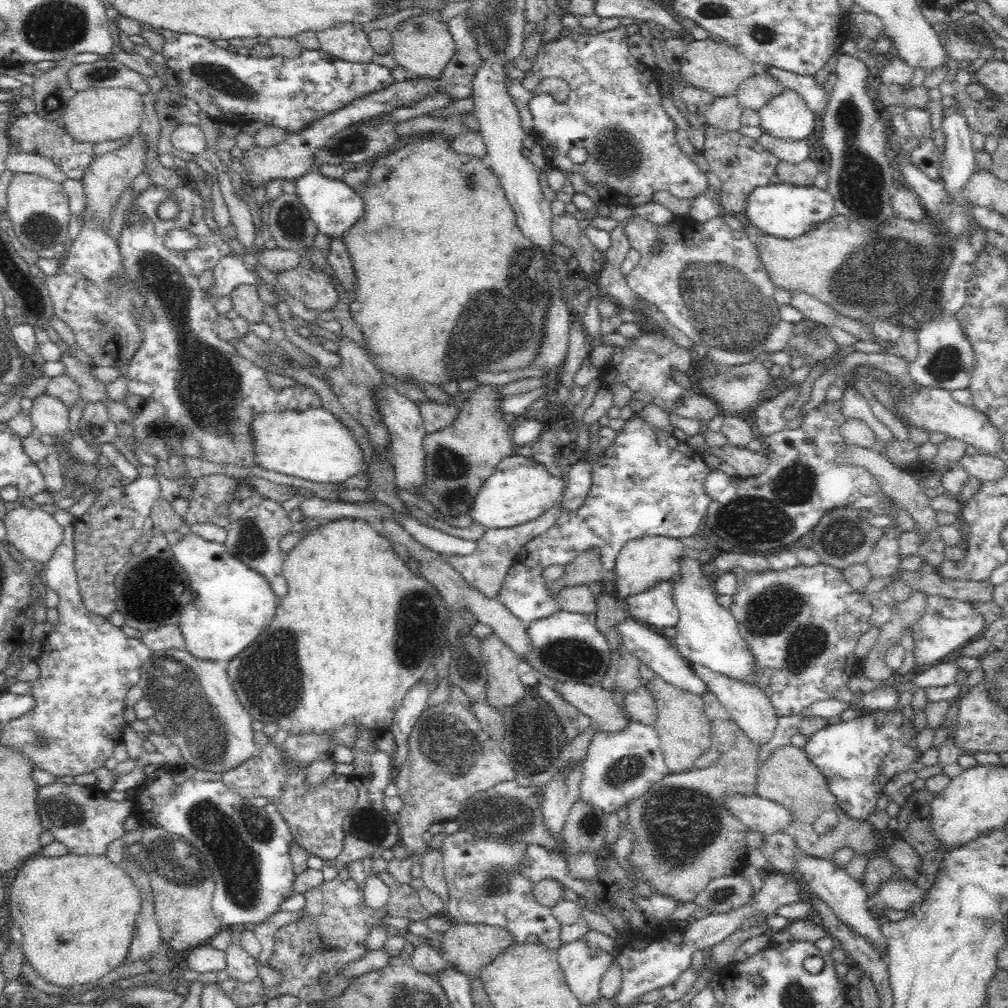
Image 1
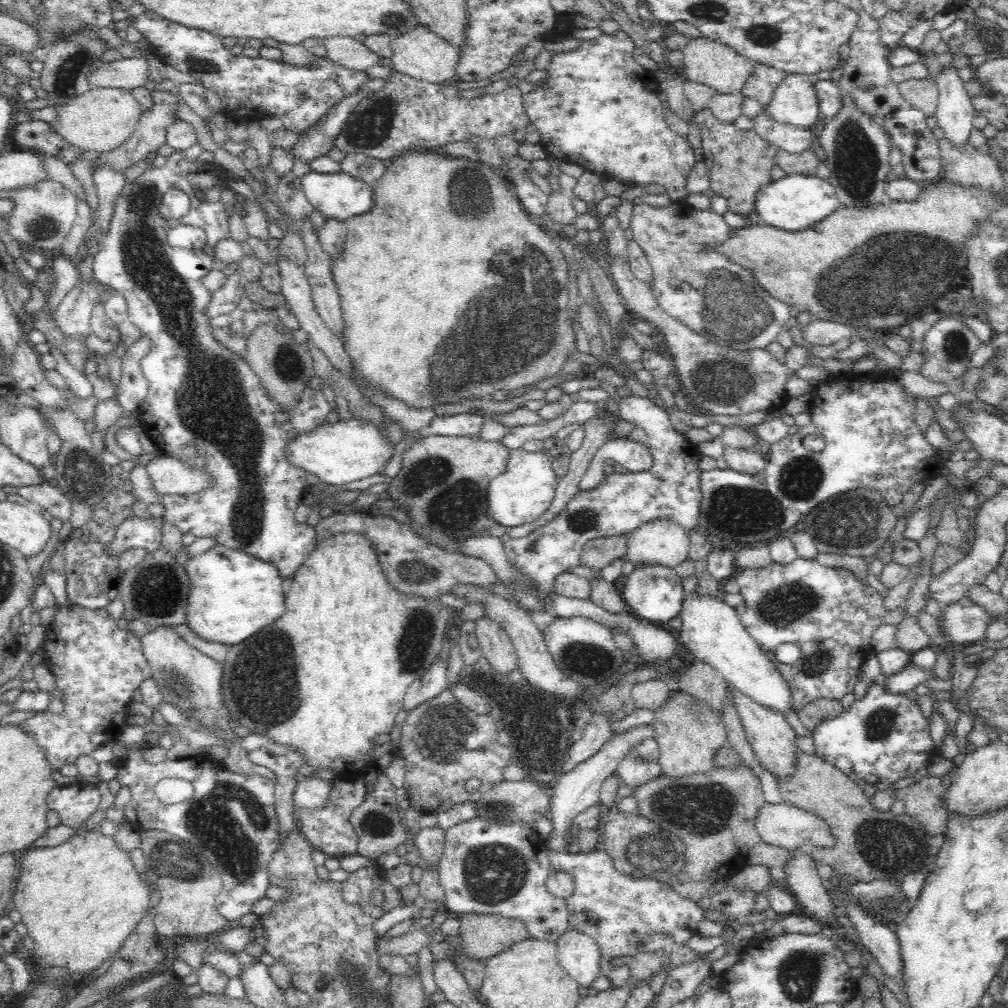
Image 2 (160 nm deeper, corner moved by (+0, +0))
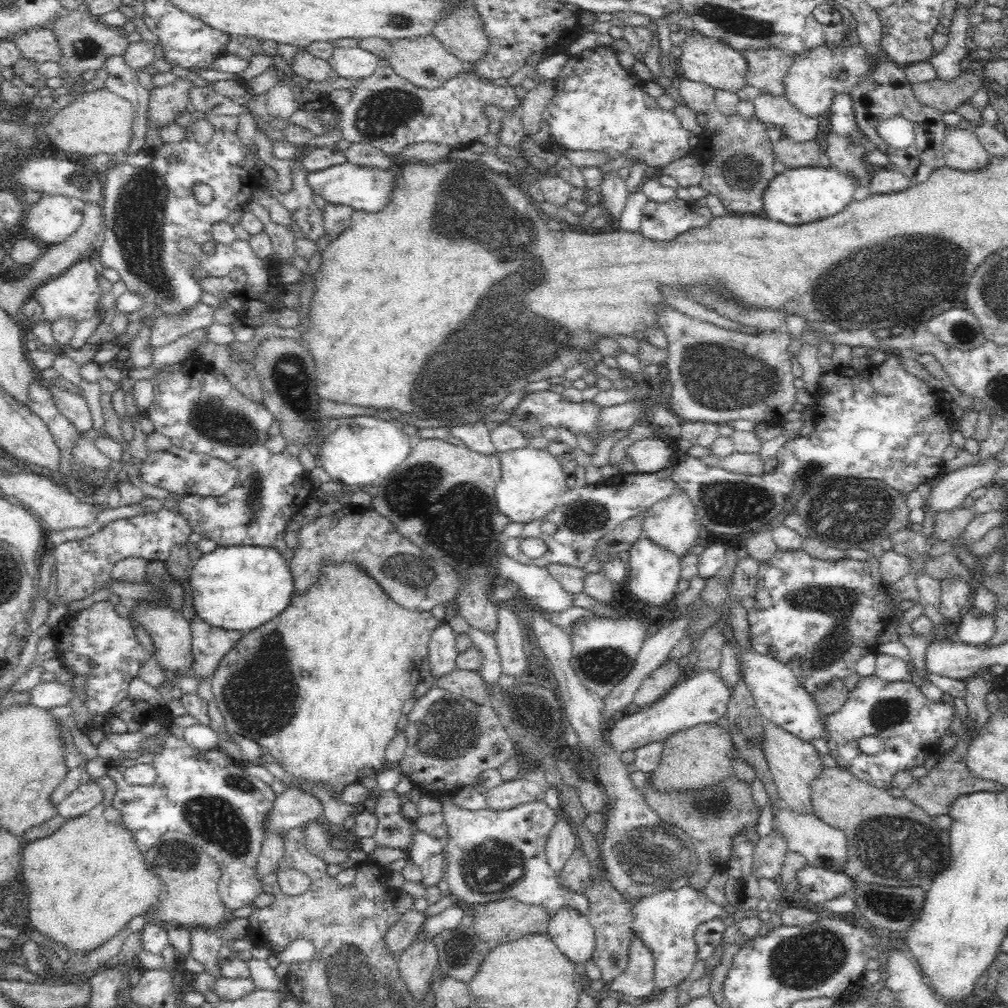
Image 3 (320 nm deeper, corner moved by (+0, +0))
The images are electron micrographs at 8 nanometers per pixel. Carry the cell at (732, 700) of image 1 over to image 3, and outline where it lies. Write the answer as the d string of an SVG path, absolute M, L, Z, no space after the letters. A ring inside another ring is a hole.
M766 723L766 726L762 750L784 806L797 814L815 814L811 801L811 782L826 768L821 761L821 754L811 742L799 740L772 723Z

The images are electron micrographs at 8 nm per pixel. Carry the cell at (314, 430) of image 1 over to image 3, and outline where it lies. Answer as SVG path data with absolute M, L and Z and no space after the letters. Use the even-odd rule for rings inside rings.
M373 416L339 418L340 425L322 440L319 466L333 482L345 486L372 486L384 481L411 453L414 441L406 435L397 421Z

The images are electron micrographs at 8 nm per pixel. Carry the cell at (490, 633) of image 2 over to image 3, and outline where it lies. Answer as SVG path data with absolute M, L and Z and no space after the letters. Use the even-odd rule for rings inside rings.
M422 439L414 441L411 453L384 481L375 485L377 493L372 497L370 508L392 522L400 535L412 541L428 557L452 567L458 573L456 601L459 613L469 626L477 626L484 632L495 632L498 602L491 598L491 590L497 581L494 560L502 546L502 530L511 520L500 512L495 499L496 484L501 481L498 455L480 454L466 445L452 445L446 439Z

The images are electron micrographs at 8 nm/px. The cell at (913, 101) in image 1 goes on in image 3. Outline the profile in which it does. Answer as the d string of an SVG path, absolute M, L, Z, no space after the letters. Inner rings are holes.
M960 72L954 80L940 80L912 83L916 98L926 106L940 112L952 112L960 104L974 96L974 92L983 86L984 77L980 72Z

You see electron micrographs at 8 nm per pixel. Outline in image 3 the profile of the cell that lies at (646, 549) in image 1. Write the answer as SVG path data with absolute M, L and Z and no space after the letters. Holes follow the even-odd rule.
M679 486L673 494L652 504L645 512L642 530L643 534L658 546L663 546L680 557L686 555L699 539L695 506L692 499L688 497L688 491Z

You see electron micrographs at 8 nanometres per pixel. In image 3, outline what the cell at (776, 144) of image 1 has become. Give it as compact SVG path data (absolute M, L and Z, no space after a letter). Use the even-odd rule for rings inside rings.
M760 92L753 100L755 115L760 122L769 122L782 129L783 136L794 142L815 140L818 116L808 116L786 97Z

